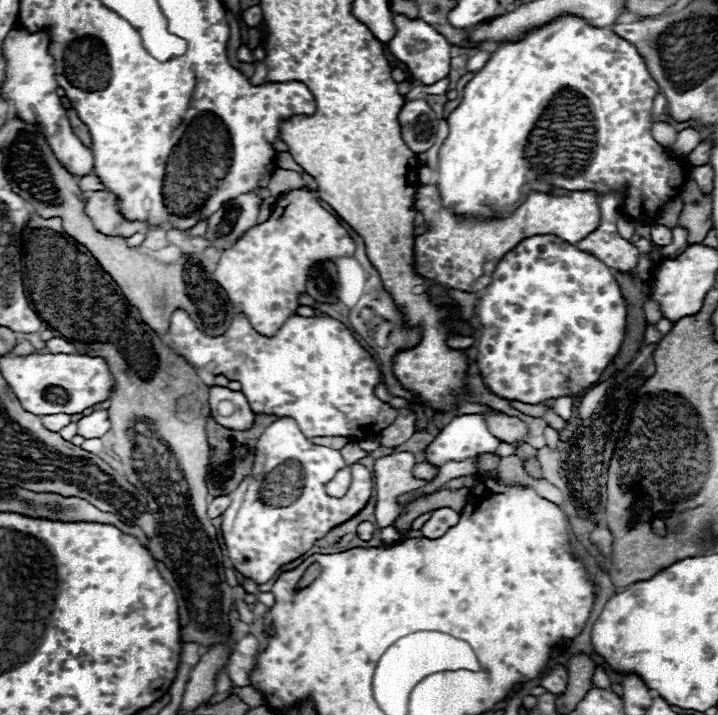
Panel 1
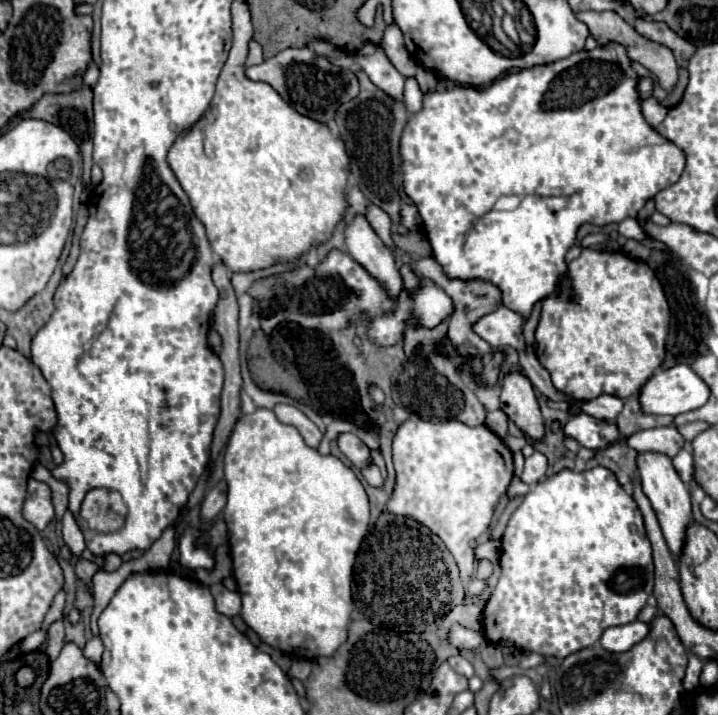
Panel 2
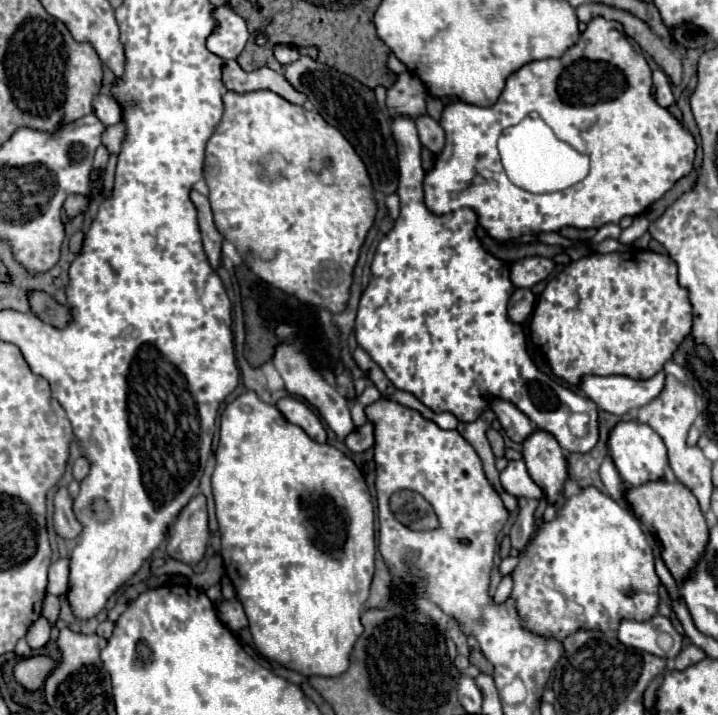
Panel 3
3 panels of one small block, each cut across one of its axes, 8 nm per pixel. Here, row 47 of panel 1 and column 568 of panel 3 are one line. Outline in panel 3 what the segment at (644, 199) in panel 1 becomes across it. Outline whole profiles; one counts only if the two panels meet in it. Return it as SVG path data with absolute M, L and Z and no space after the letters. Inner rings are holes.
M586 488L582 490L580 494L576 496L570 496L566 498L566 502L562 504L562 508L558 510L556 518L548 524L542 524L540 520L536 522L538 526L538 534L534 540L530 540L528 548L522 552L520 556L520 562L516 566L516 570L512 572L514 576L514 590L512 590L512 598L516 600L516 608L524 620L524 626L536 634L542 634L542 636L550 636L550 638L556 638L556 640L564 640L568 634L580 630L580 628L586 628L586 630L616 630L620 626L622 620L636 620L636 622L646 622L650 620L656 612L658 612L658 602L660 602L660 596L658 596L658 588L660 588L660 580L654 572L654 550L652 550L652 544L648 542L648 538L644 536L642 528L640 528L640 522L636 520L636 516L626 508L626 506L620 506L616 500L612 500L610 496L598 492L596 488Z

